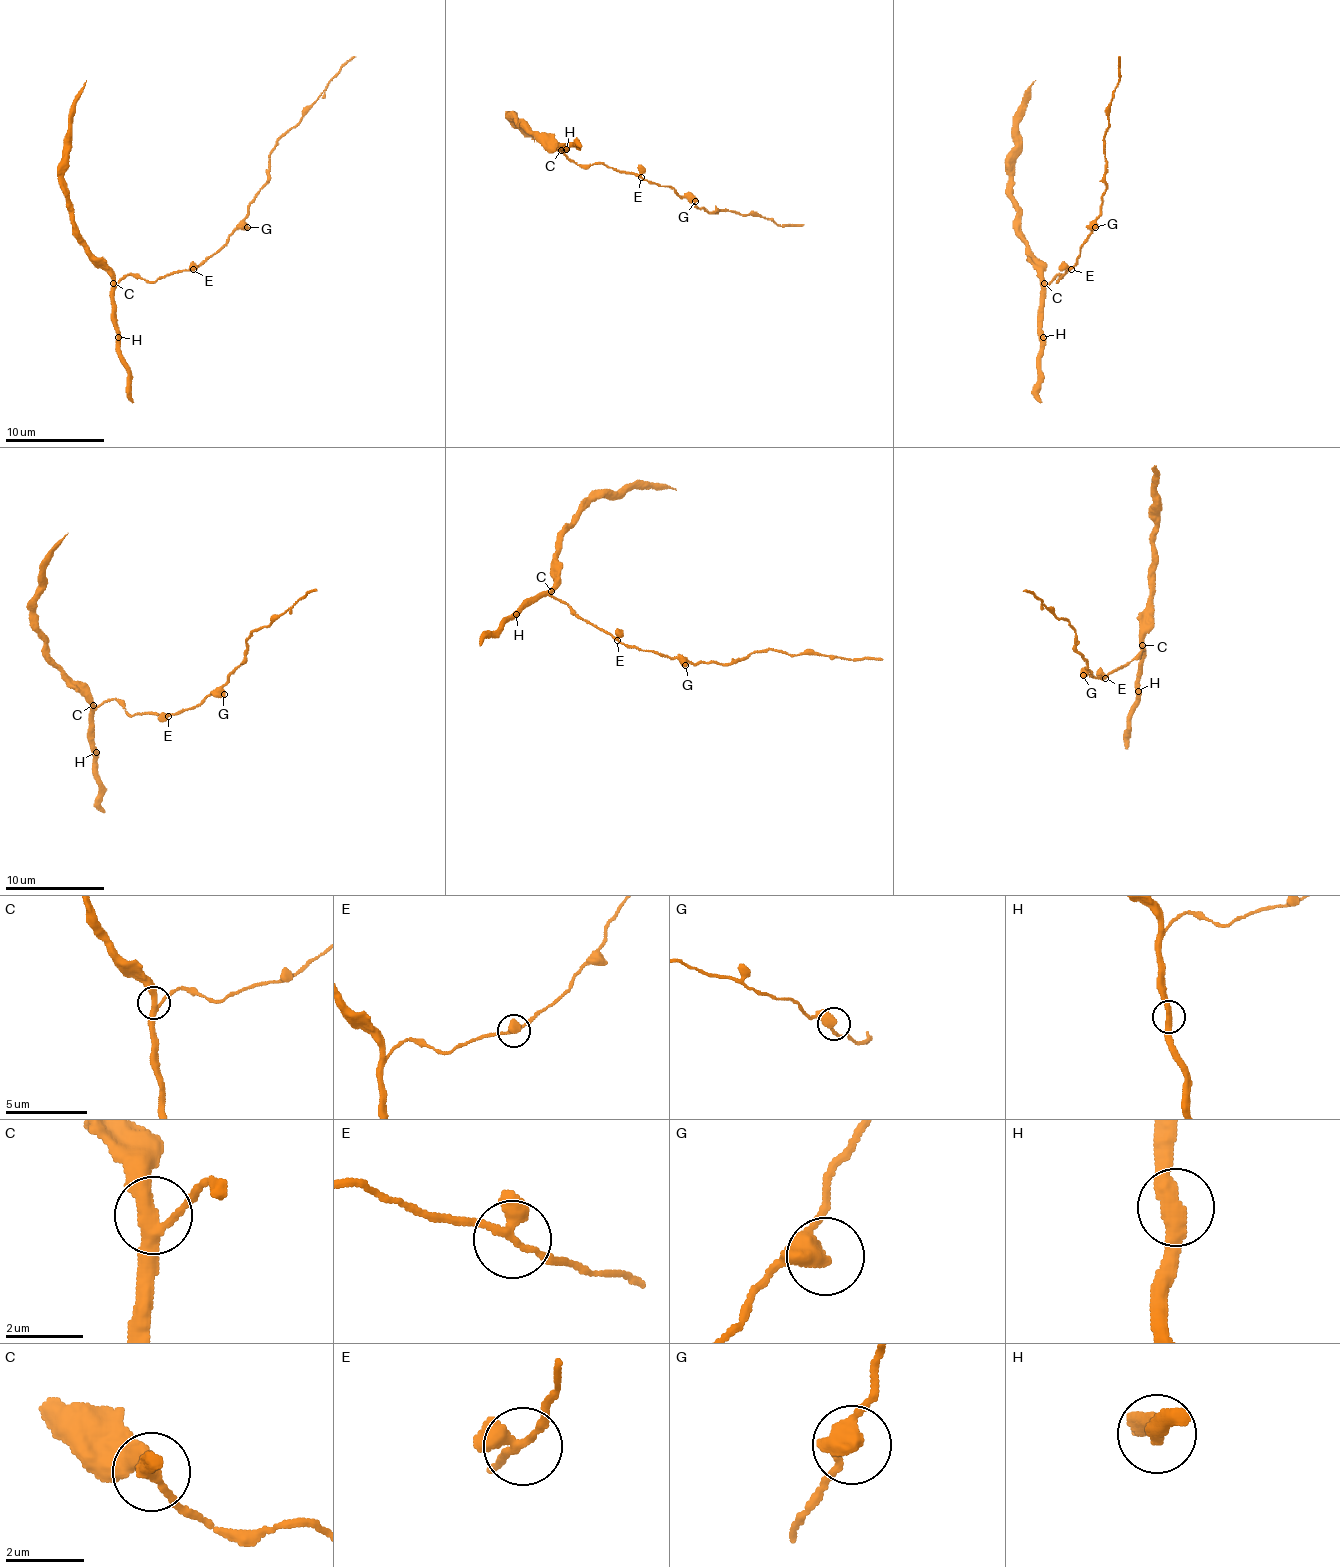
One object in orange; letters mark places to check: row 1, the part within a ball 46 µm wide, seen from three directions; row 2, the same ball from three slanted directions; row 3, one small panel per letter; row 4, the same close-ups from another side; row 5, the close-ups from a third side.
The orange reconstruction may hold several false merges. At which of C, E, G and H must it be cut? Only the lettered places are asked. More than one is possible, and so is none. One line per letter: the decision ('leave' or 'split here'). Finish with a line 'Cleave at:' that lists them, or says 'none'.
C: leave
E: leave
G: leave
H: leave
Cleave at: none

